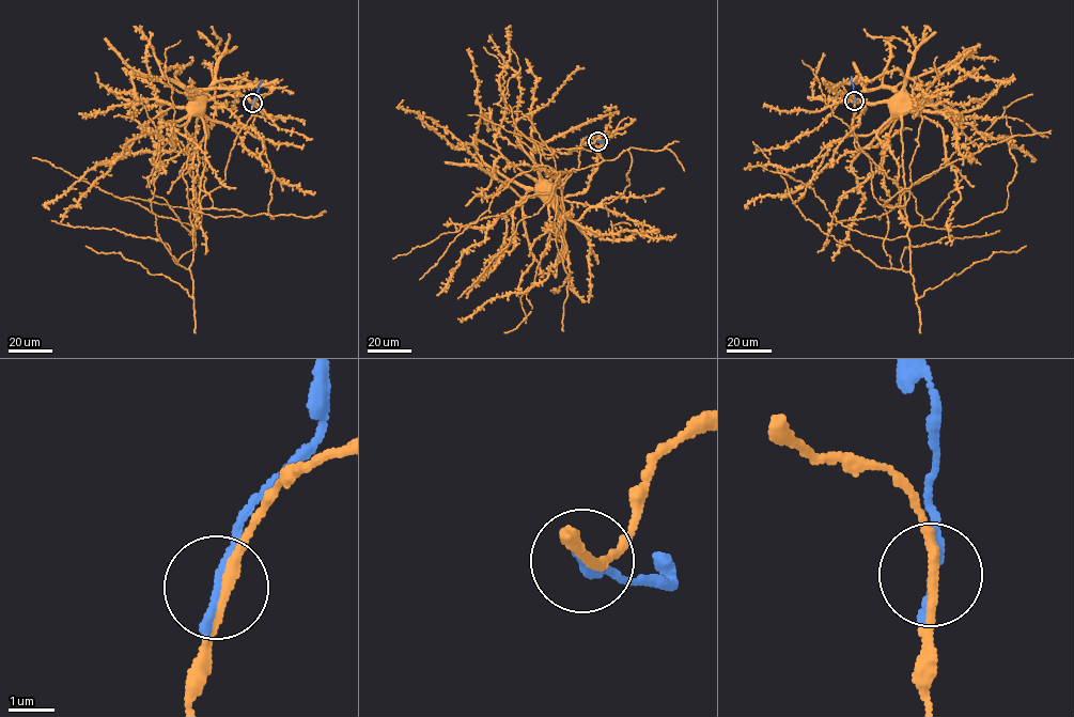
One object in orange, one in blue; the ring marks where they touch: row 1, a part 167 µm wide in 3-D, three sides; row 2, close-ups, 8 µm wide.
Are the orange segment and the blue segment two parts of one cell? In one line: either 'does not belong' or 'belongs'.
does not belong

